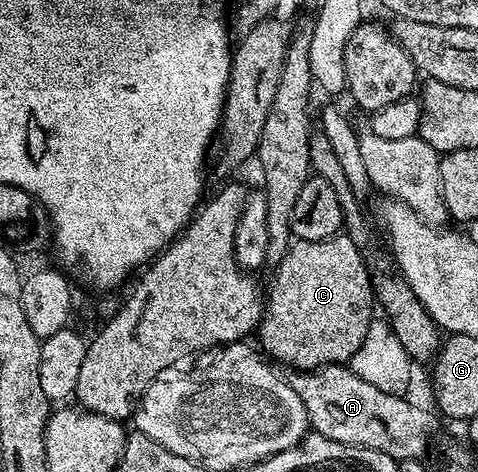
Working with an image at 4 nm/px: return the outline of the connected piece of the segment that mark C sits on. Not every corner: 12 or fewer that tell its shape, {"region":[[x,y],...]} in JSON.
{"region":[[344,234],[294,239],[260,351],[293,370],[352,361],[375,319]]}

